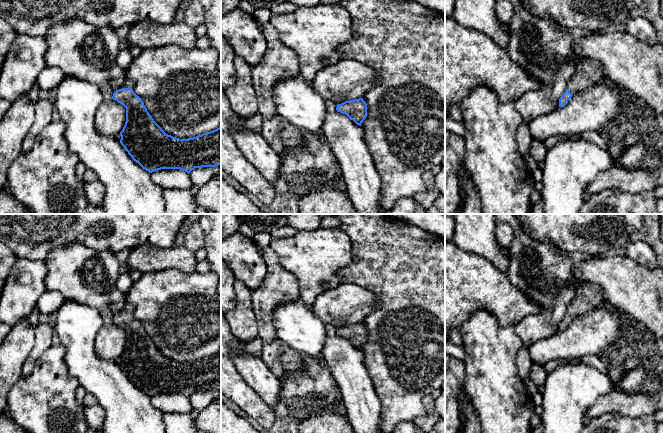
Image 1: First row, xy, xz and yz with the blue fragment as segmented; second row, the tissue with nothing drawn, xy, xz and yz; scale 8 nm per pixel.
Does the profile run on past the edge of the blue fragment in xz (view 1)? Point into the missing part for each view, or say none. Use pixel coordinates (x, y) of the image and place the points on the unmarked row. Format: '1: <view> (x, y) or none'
1: none

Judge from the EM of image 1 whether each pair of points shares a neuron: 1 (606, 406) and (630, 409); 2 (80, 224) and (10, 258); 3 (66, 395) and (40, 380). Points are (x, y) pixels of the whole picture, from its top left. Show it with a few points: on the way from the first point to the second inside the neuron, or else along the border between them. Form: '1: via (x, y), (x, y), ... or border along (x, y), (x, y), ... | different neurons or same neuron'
1: via (612, 406), (624, 406) | same neuron
2: border along (10, 248), (18, 258) | different neurons
3: via (60, 390), (50, 390), (46, 386) | same neuron

